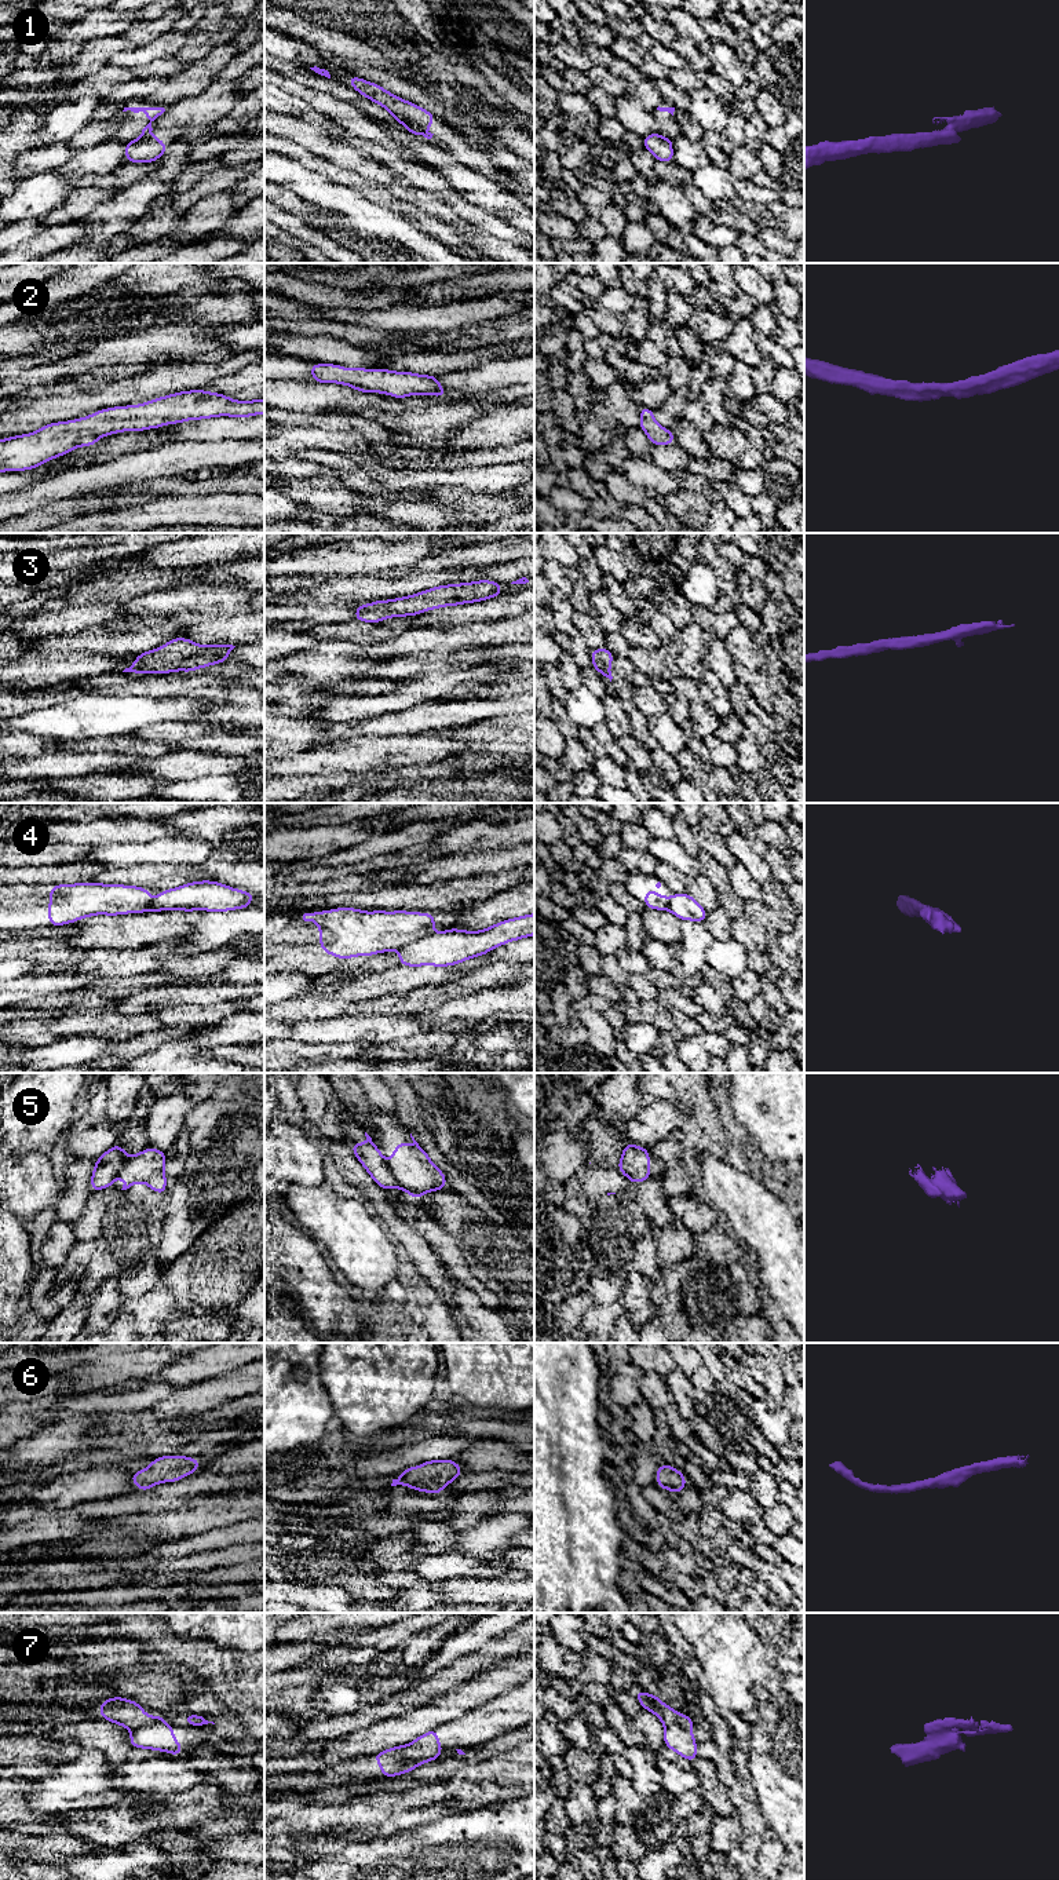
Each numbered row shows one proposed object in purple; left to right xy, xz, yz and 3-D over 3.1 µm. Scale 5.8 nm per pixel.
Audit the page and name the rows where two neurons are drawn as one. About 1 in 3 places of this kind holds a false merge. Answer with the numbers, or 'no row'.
1, 4, 5, 7

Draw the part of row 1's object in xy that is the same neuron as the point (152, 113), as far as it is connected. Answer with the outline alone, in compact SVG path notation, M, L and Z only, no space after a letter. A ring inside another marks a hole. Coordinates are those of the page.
M124 107L123 112L127 112L127 110L131 110L134 113L143 112L146 117L150 120L150 123L142 129L142 136L147 136L151 134L153 131L151 123L165 112L164 107Z

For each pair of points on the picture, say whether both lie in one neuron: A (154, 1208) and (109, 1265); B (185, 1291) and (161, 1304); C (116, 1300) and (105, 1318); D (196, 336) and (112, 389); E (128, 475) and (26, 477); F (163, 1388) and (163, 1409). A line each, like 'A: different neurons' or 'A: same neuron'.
A: same neuron
B: different neurons
C: same neuron
D: different neurons
E: different neurons
F: different neurons

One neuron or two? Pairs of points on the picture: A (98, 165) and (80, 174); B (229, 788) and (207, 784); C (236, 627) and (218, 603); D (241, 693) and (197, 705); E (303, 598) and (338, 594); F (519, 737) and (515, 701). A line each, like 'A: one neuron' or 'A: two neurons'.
A: one neuron
B: one neuron
C: two neurons
D: two neurons
E: one neuron
F: two neurons

